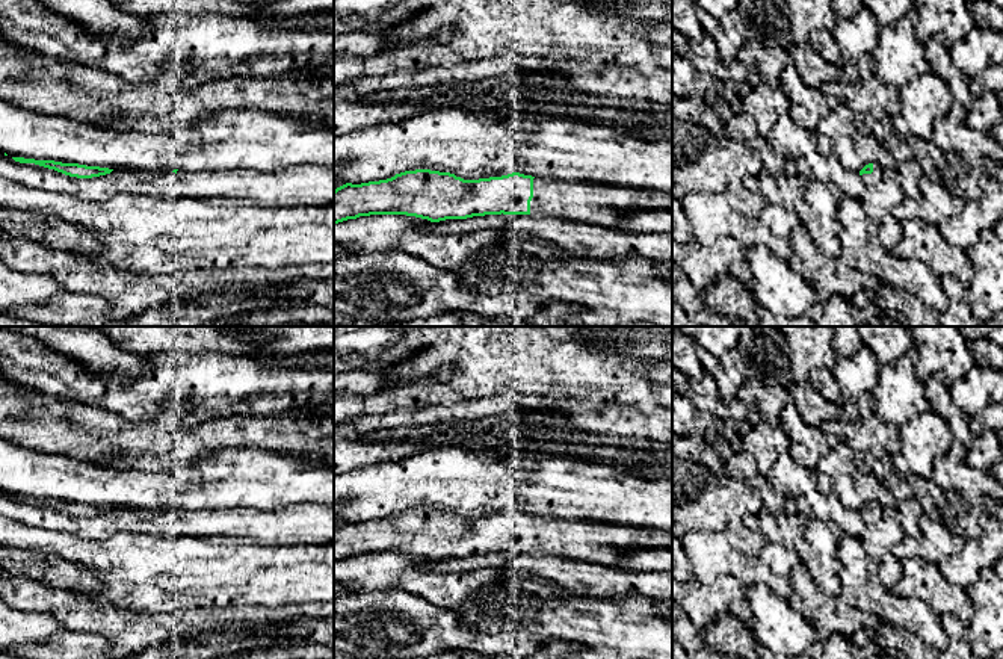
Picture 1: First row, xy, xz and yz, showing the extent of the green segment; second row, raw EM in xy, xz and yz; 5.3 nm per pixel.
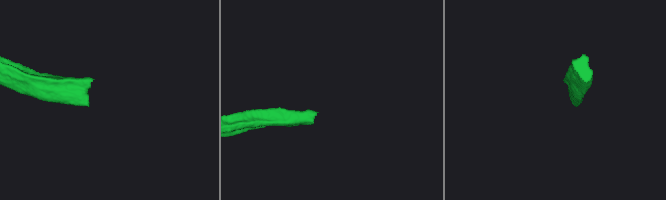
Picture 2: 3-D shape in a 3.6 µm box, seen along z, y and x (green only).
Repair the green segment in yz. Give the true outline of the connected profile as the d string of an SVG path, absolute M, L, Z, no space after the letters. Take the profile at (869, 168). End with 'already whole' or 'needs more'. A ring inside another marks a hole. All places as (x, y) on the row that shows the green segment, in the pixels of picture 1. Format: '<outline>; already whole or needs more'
M869 163L859 171L864 183L861 204L869 219L876 225L885 249L891 251L900 240L900 221L893 209L905 200L900 175L896 168Z; needs more

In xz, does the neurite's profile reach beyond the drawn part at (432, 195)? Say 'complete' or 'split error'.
split error

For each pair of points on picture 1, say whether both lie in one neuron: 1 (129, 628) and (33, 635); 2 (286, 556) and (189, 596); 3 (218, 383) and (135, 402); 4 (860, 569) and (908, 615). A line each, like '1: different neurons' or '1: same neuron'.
1: different neurons
2: same neuron
3: same neuron
4: same neuron

